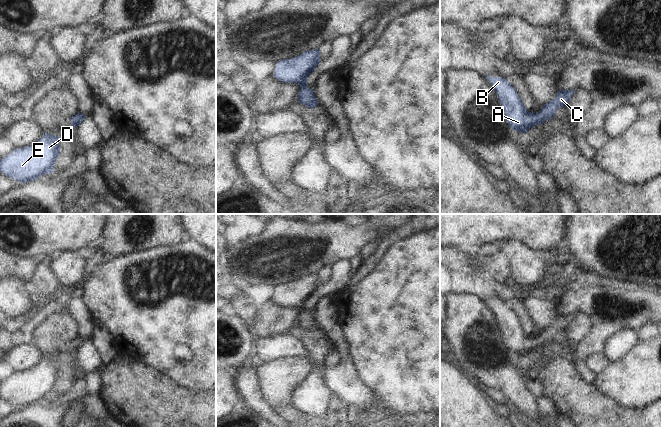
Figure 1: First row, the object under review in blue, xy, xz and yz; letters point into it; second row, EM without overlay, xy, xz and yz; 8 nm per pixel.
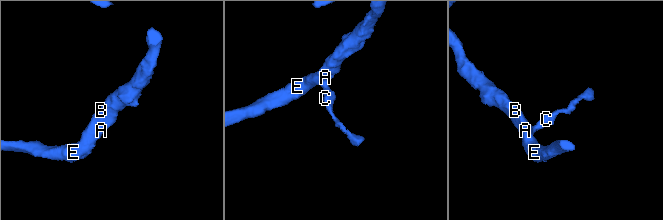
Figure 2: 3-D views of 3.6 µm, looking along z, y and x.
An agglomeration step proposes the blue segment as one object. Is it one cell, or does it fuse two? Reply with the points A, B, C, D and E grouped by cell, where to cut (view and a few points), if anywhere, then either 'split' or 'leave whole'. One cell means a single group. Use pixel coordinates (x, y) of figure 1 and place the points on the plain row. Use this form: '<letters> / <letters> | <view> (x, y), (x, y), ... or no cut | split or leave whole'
A B C D E | no cut | leave whole

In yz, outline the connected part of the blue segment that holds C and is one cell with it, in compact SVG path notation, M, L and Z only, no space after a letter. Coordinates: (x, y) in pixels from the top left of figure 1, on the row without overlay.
M483 299L492 309L497 318L502 332L504 342L511 354L521 357L527 356L537 348L544 347L547 343L554 341L555 335L559 331L566 331L574 314L557 314L554 323L542 330L537 337L530 337L520 323L514 311L507 303L502 301L489 301Z

